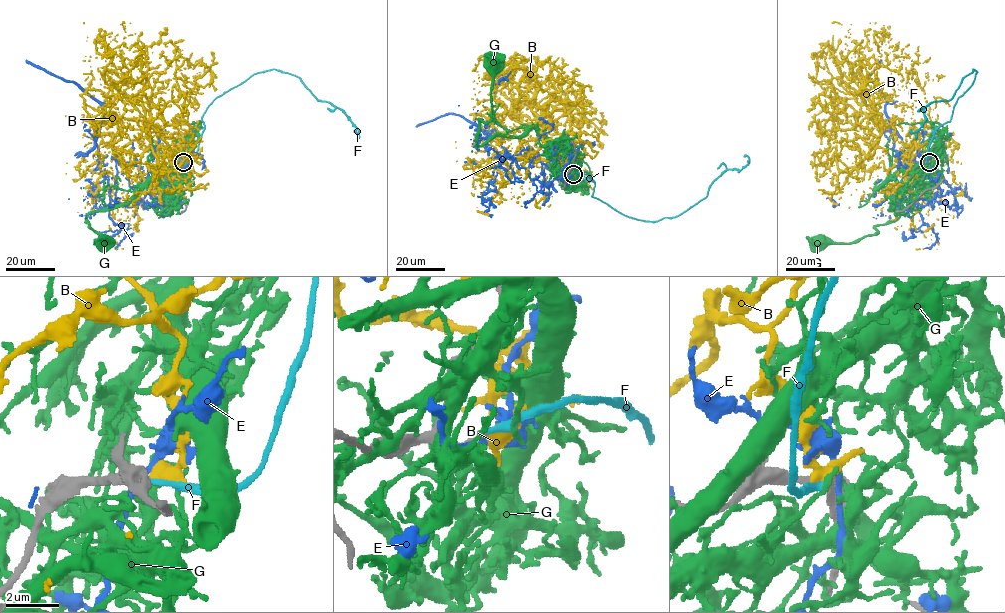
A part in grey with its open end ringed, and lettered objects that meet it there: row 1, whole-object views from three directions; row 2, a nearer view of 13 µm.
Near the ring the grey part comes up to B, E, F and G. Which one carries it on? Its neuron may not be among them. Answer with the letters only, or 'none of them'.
F

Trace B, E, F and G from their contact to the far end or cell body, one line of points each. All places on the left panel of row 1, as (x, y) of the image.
B: (183, 162), (158, 152), (184, 144), (161, 113), (104, 105), (121, 166), (83, 171), (85, 208)
E: (183, 162), (155, 195), (115, 199), (114, 177), (136, 186), (148, 172), (158, 190), (195, 152), (193, 183)
F: (183, 162), (194, 160), (207, 107), (274, 69), (297, 76), (317, 99), (340, 108), (359, 131), (353, 130)
G: (182, 162), (186, 172), (162, 171), (126, 201), (90, 213), (88, 226), (104, 241)

